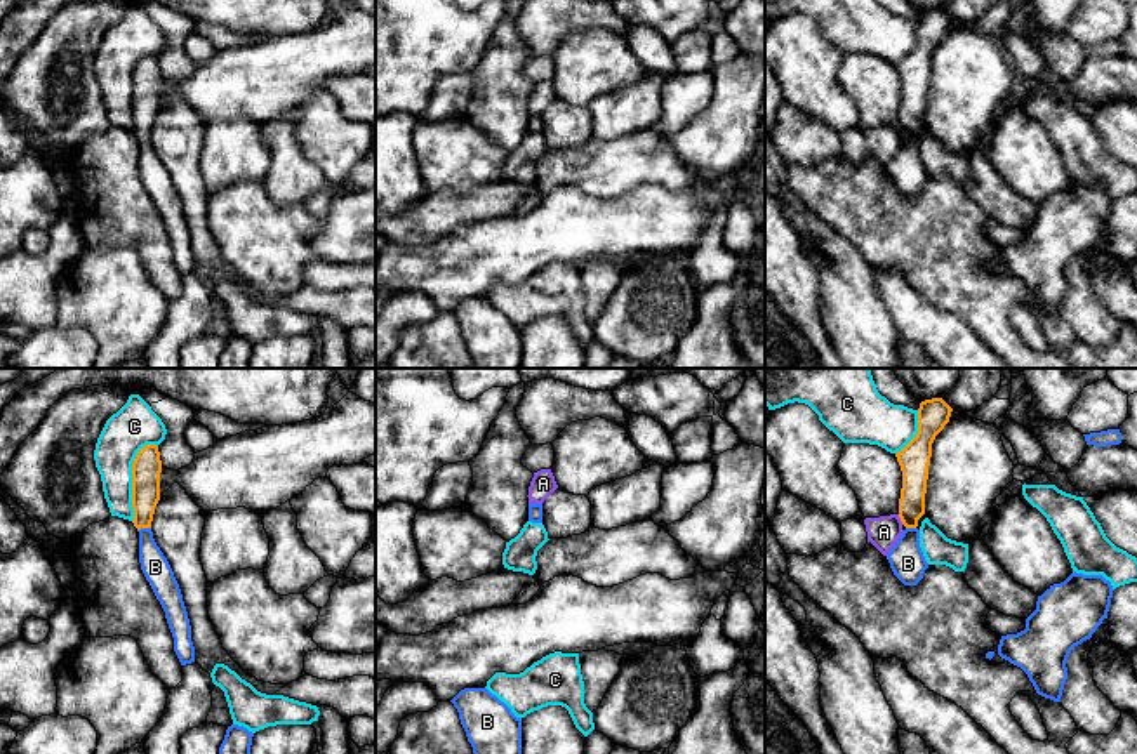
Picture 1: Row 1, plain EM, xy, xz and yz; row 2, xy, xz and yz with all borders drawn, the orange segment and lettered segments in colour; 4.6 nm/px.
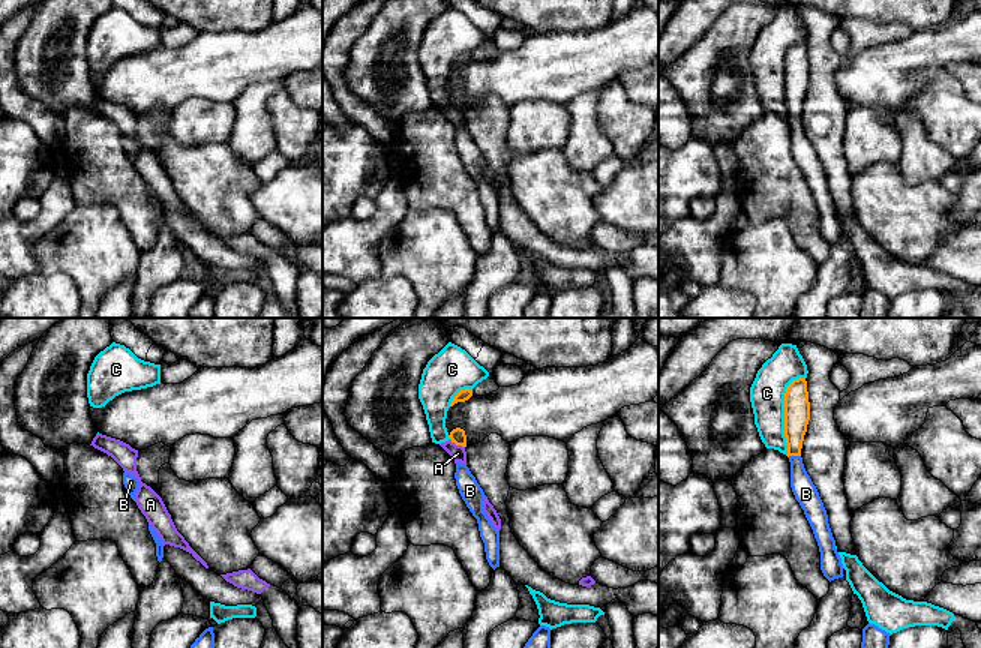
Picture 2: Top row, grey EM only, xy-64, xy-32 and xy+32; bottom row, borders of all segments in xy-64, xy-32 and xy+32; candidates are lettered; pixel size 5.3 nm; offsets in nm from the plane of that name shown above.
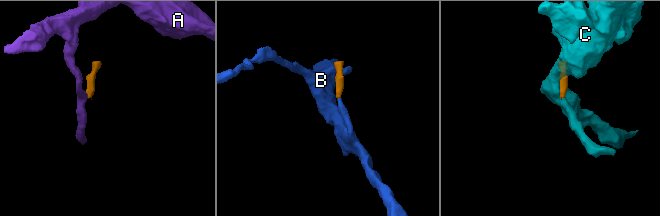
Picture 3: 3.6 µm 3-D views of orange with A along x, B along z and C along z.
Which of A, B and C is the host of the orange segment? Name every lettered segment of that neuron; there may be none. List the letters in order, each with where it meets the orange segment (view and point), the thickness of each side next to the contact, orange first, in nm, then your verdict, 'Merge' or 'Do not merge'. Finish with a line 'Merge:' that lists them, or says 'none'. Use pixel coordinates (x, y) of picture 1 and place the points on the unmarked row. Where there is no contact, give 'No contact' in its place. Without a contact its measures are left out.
A: Touches orange at yz (901, 131). Thickness 130 nm (orange) against 150 nm. Do not merge
B: Touches orange at xy (143, 138). Thickness 130 nm (orange) against 130 nm. Merge
C: Touches orange at xy (132, 89). Thickness 140 nm (orange) against 200 nm. Do not merge
Merge: B

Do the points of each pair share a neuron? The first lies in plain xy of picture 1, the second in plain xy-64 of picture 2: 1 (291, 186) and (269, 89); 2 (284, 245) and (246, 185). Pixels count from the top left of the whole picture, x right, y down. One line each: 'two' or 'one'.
1: one
2: one

